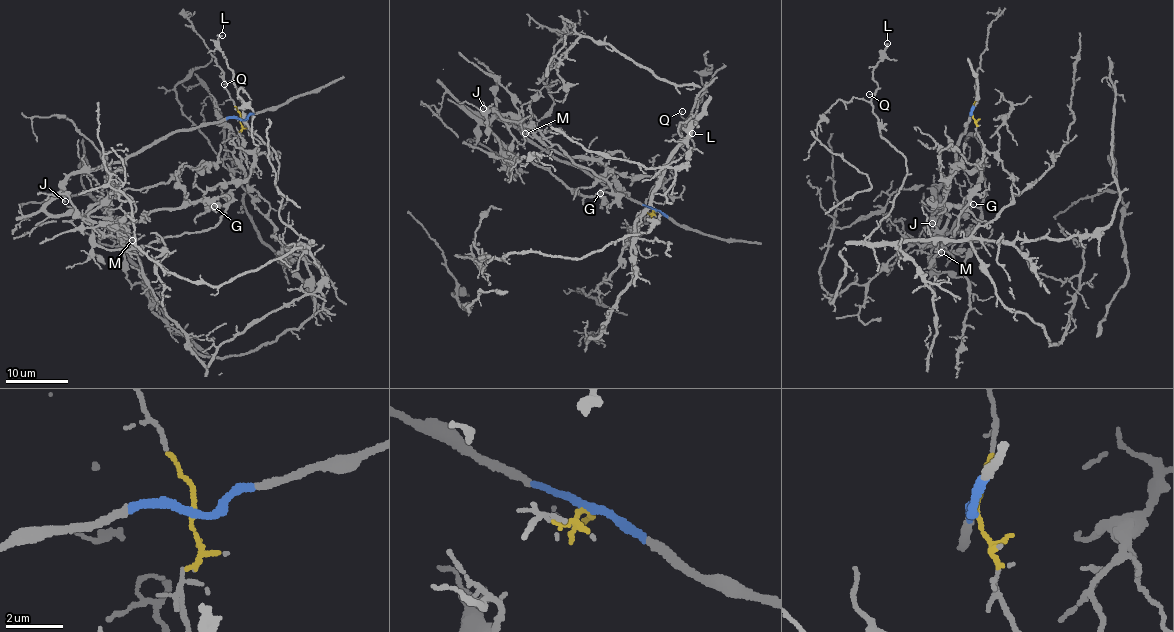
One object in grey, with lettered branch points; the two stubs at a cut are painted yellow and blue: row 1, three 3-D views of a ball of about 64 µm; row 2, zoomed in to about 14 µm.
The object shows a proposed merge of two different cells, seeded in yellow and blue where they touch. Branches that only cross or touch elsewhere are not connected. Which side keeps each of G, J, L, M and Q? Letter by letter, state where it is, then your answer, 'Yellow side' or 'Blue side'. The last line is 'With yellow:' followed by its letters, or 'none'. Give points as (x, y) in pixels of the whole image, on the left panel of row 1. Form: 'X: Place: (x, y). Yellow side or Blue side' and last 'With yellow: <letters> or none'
G: Place: (214, 206). Blue side
J: Place: (65, 201). Blue side
L: Place: (222, 35). Yellow side
M: Place: (132, 240). Blue side
Q: Place: (224, 84). Yellow side
With yellow: L, Q

